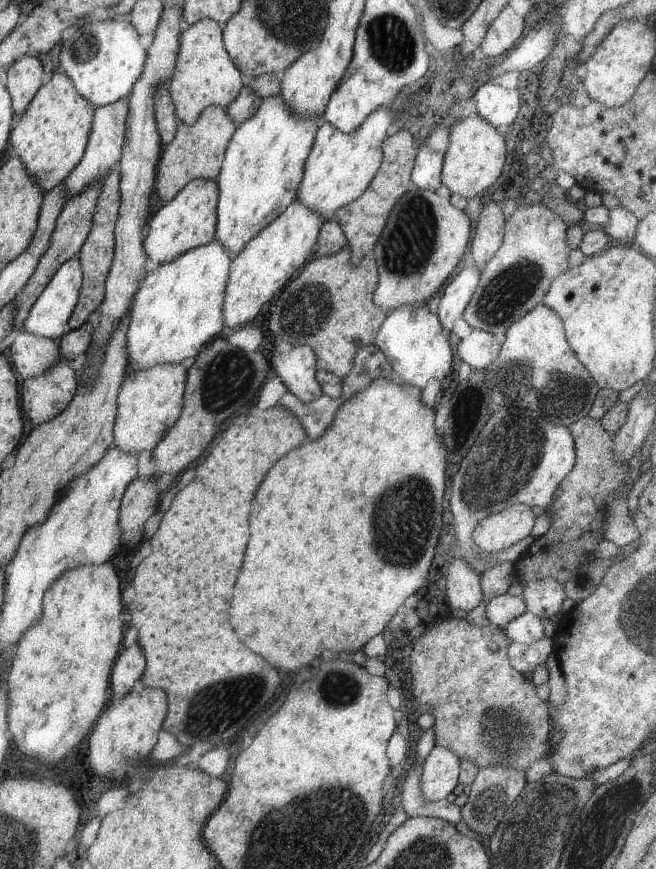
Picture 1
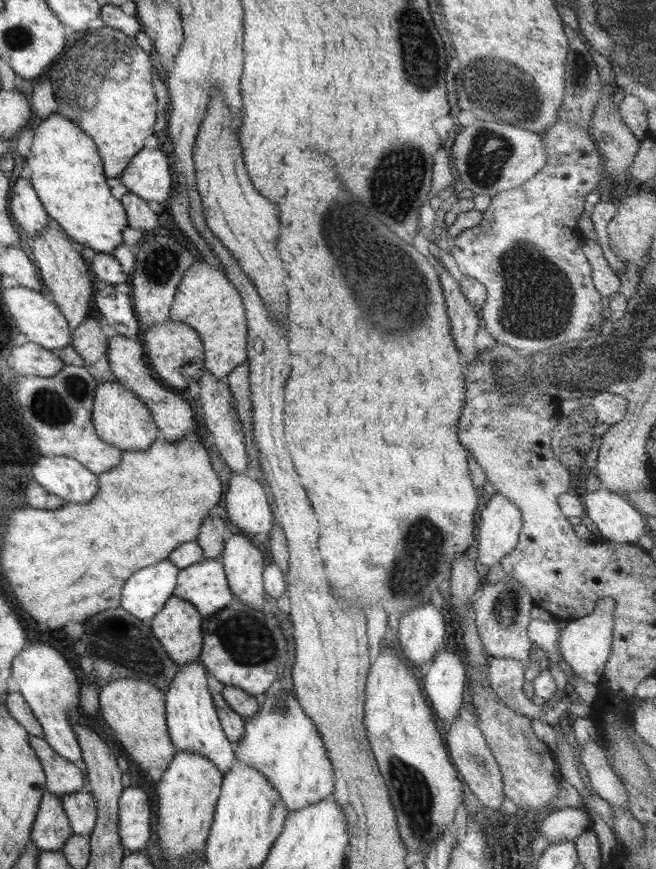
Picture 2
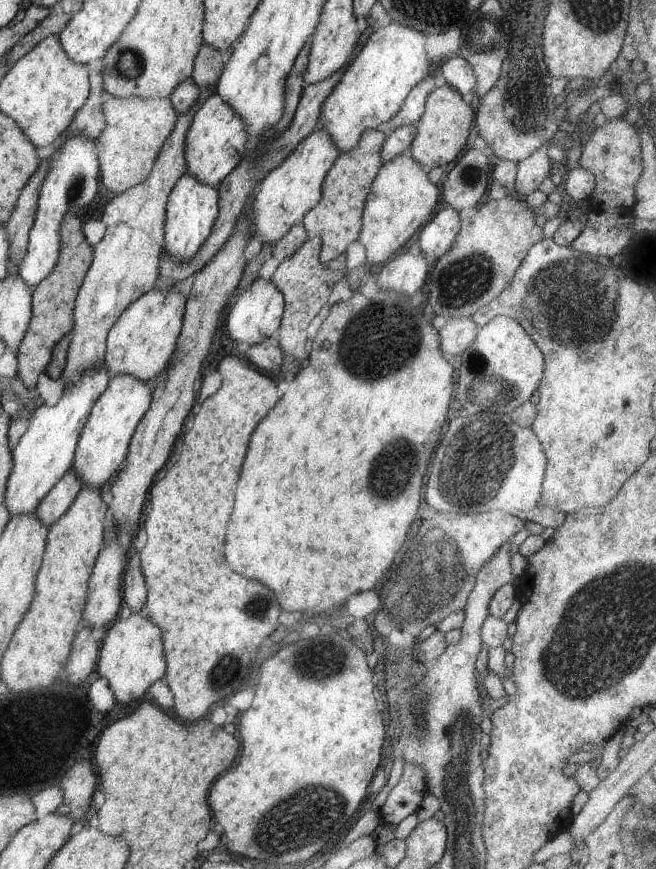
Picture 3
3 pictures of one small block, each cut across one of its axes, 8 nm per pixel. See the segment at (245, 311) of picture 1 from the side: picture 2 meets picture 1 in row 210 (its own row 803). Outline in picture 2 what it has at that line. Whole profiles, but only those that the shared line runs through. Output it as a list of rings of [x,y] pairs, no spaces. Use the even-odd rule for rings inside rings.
[[[280,691],[274,696],[266,697],[266,700],[261,700],[258,713],[254,717],[246,717],[245,720],[244,736],[240,742],[235,744],[234,755],[239,762],[251,766],[268,779],[268,782],[283,798],[288,814],[305,806],[311,806],[312,803],[320,802],[332,795],[335,785],[332,762],[326,755],[324,741],[320,738],[316,725],[308,719],[294,692],[290,694],[290,692]]]

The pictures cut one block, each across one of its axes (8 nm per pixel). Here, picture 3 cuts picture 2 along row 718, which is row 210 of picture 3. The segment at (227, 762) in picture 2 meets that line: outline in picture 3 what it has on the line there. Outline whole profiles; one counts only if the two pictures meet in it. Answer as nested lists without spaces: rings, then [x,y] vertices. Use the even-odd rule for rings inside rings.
[[[190,174],[180,176],[166,206],[164,251],[170,258],[176,262],[188,262],[196,256],[218,218],[218,200],[217,188],[196,180],[196,176]]]

